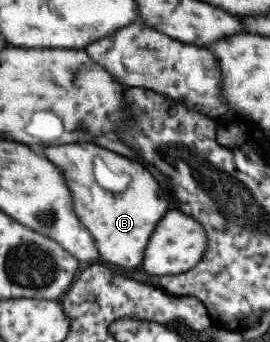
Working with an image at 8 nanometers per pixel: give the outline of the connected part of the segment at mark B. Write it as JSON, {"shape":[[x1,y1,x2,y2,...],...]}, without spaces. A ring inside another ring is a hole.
{"shape":[[94,142,47,146,43,148,43,154,51,164,55,164,55,168,64,178,64,183,73,197,73,213,95,241,98,258,111,264,115,262,116,266,125,268,137,266,142,261,147,241,157,222,172,207,168,193,160,188,159,183,141,163,99,147],[97,157,113,172,126,172,129,175,125,190,109,192,97,184,93,174,93,159]]}

